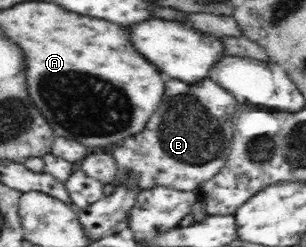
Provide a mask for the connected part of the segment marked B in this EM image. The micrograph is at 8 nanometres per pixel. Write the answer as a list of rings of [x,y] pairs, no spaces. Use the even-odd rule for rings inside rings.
[[[163,77],[161,103],[151,114],[143,129],[119,141],[119,146],[111,151],[114,165],[111,183],[119,190],[147,191],[157,186],[179,191],[192,191],[205,181],[210,180],[226,164],[234,134],[234,115],[238,110],[237,98],[210,78],[197,82],[183,82]]]

